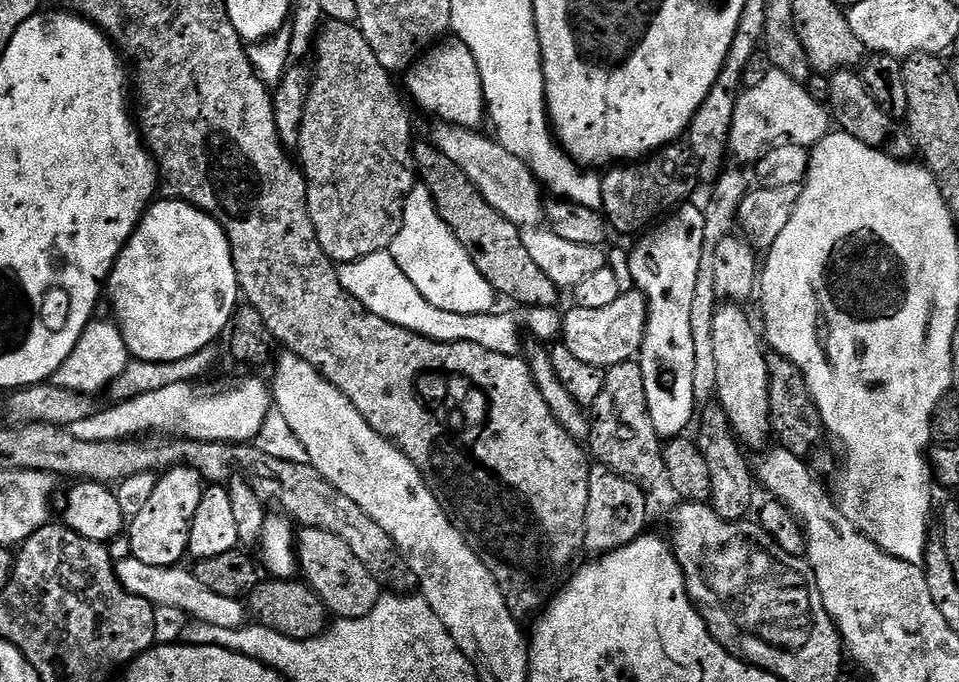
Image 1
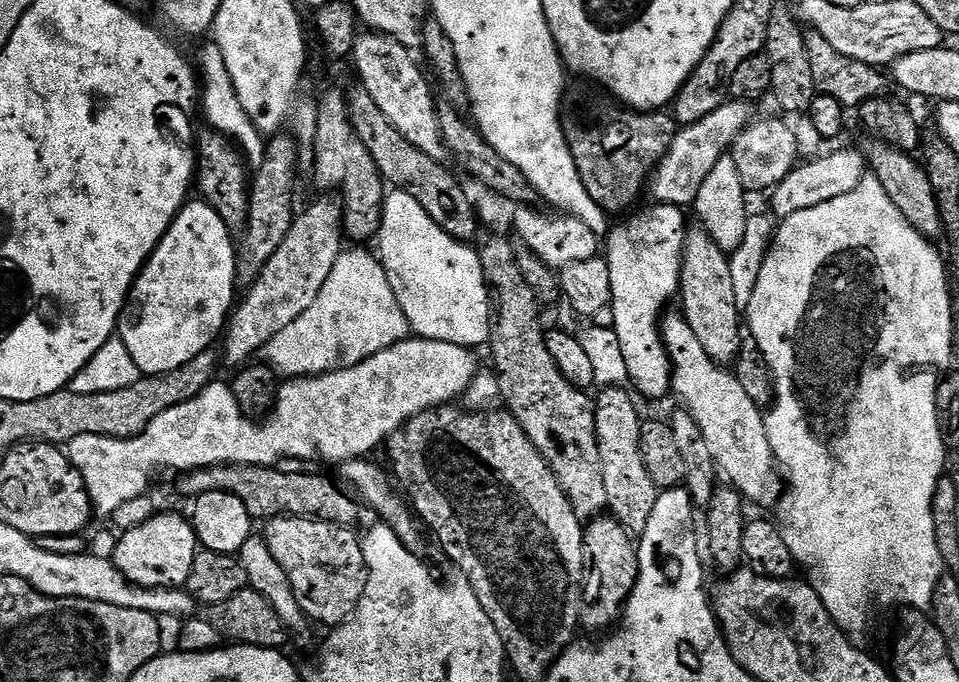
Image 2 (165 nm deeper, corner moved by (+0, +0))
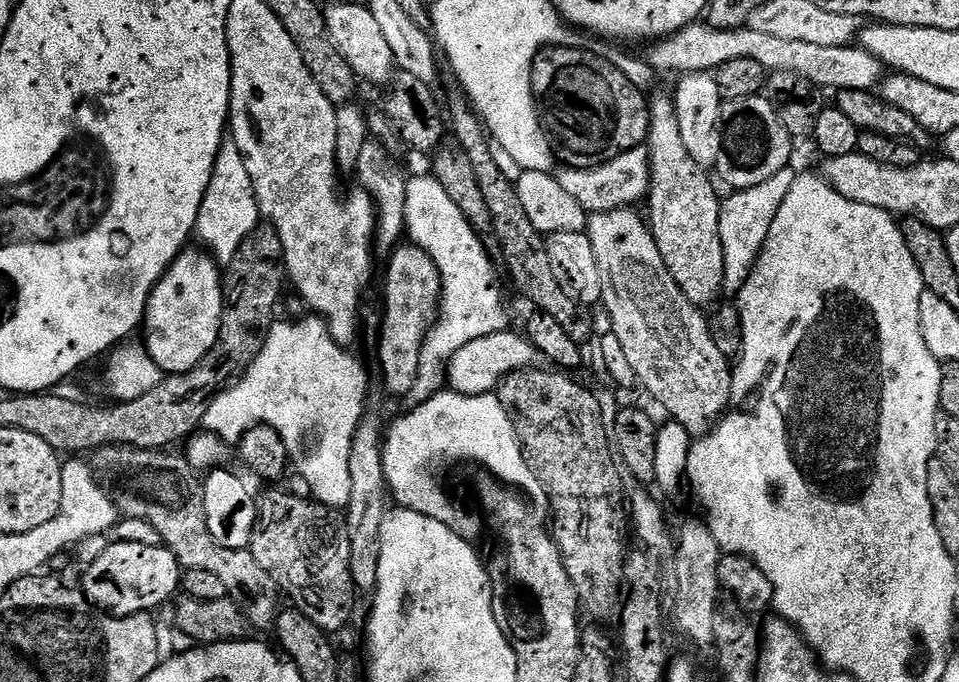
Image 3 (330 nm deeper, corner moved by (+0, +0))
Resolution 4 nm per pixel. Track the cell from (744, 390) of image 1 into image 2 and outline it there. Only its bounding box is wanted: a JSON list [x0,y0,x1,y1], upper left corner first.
[678,227,742,366]

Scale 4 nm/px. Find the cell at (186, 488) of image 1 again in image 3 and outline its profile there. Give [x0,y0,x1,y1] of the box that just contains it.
[82,542,182,616]

